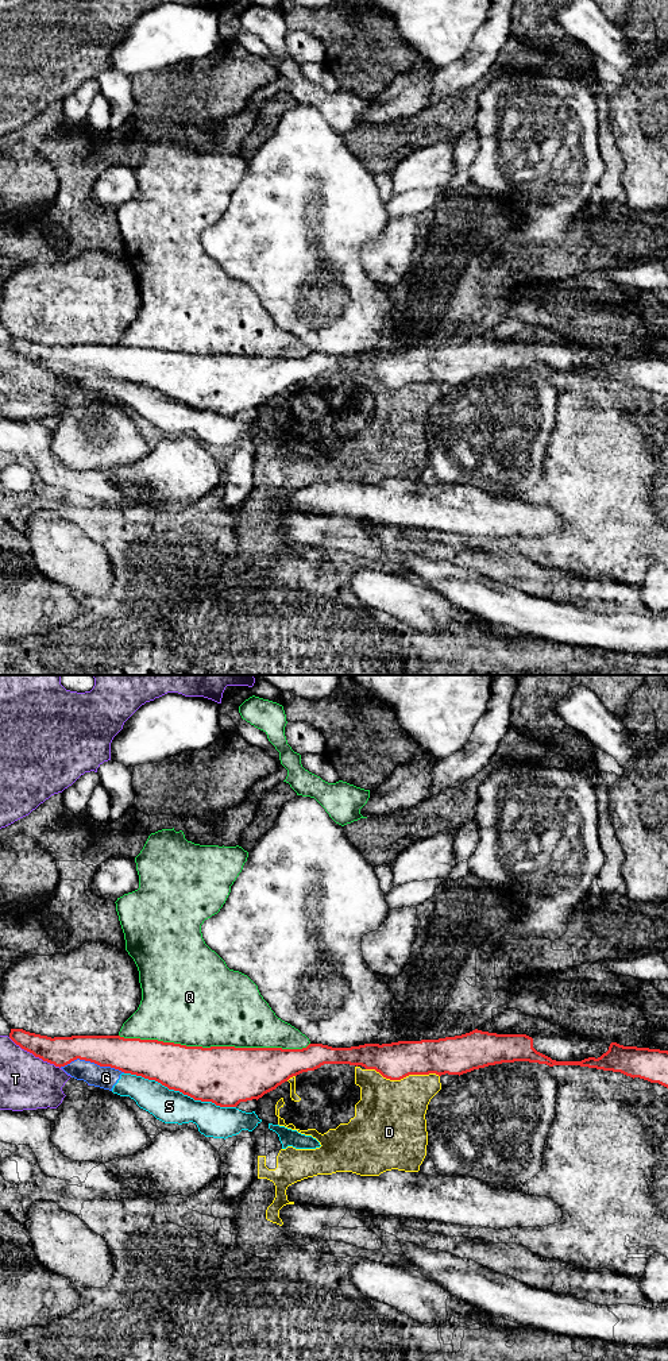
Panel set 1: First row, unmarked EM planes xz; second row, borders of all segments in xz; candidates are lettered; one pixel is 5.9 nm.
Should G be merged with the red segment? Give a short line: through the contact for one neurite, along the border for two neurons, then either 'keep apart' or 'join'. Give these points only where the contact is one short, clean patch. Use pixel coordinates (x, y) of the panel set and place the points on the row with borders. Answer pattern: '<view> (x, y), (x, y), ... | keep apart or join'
xz (60, 1067), (77, 1059), (84, 1059), (124, 1072) | keep apart

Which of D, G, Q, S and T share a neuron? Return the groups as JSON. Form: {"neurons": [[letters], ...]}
{"neurons": [["D"], ["G", "S"], ["Q"], ["T"]]}

